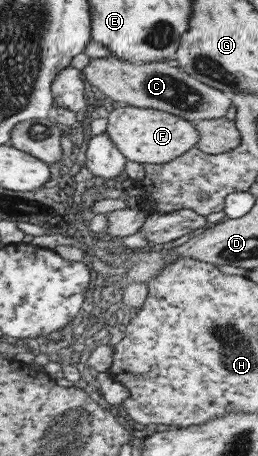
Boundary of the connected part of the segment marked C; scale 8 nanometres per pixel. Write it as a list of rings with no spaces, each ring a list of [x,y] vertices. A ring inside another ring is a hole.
[[[113,55],[91,58],[81,71],[84,81],[98,87],[107,98],[131,107],[171,112],[195,124],[201,120],[219,119],[232,106],[232,99],[187,75],[179,65],[168,62],[134,64]]]

